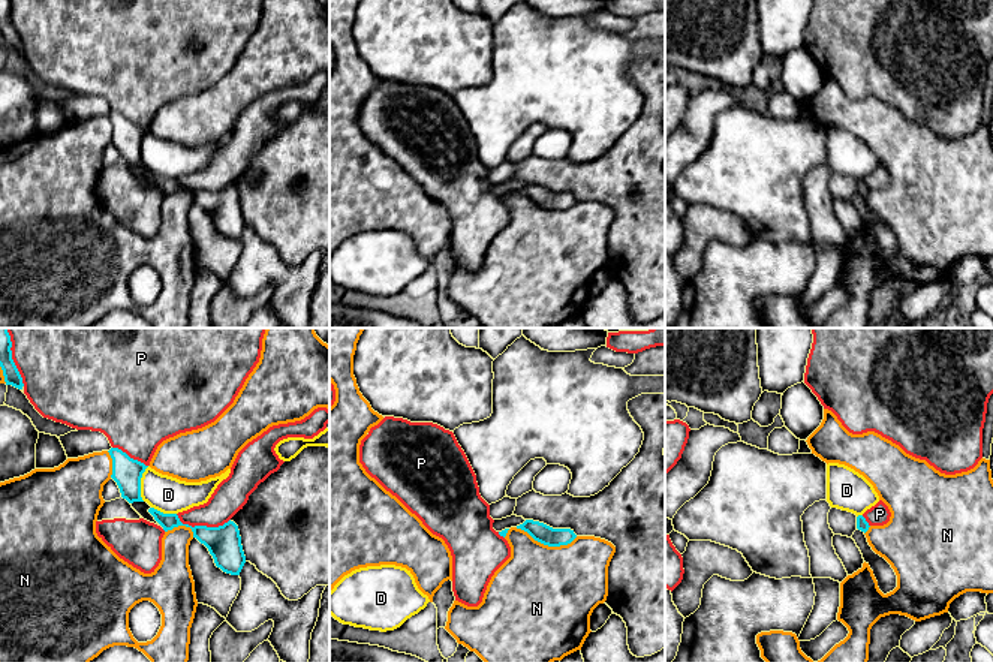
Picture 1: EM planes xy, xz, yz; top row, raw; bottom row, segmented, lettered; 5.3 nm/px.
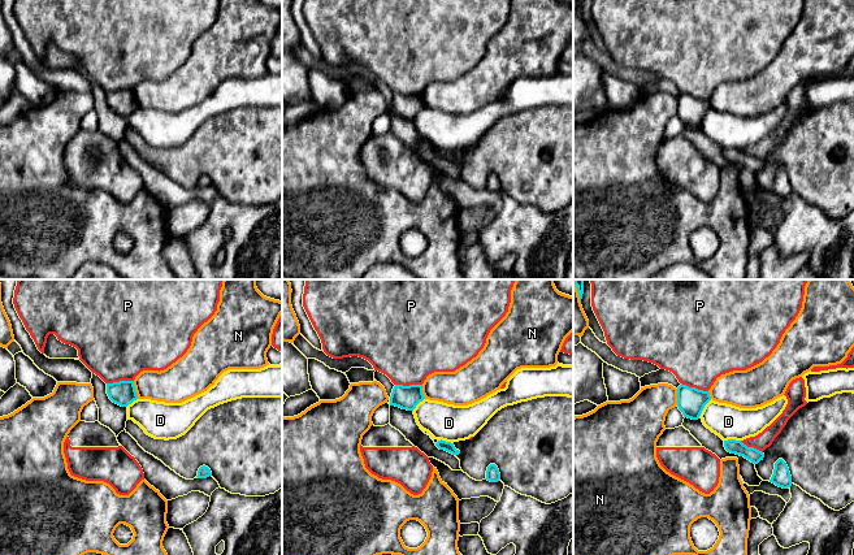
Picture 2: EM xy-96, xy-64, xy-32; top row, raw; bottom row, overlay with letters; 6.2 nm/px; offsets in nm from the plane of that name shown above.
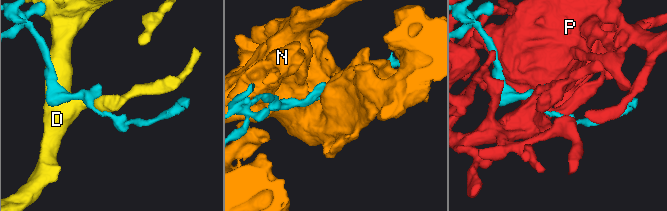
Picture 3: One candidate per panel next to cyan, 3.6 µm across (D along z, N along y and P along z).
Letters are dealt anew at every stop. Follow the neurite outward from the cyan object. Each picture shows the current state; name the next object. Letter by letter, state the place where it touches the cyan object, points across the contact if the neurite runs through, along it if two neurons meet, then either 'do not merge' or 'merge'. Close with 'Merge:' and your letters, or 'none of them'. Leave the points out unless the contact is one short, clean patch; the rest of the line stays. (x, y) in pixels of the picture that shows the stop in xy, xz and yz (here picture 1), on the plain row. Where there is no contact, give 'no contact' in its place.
D: xy (140, 149) | do not merge
N: xz (547, 208) | do not merge
P: xy (202, 190) | do not merge
Merge: none of them

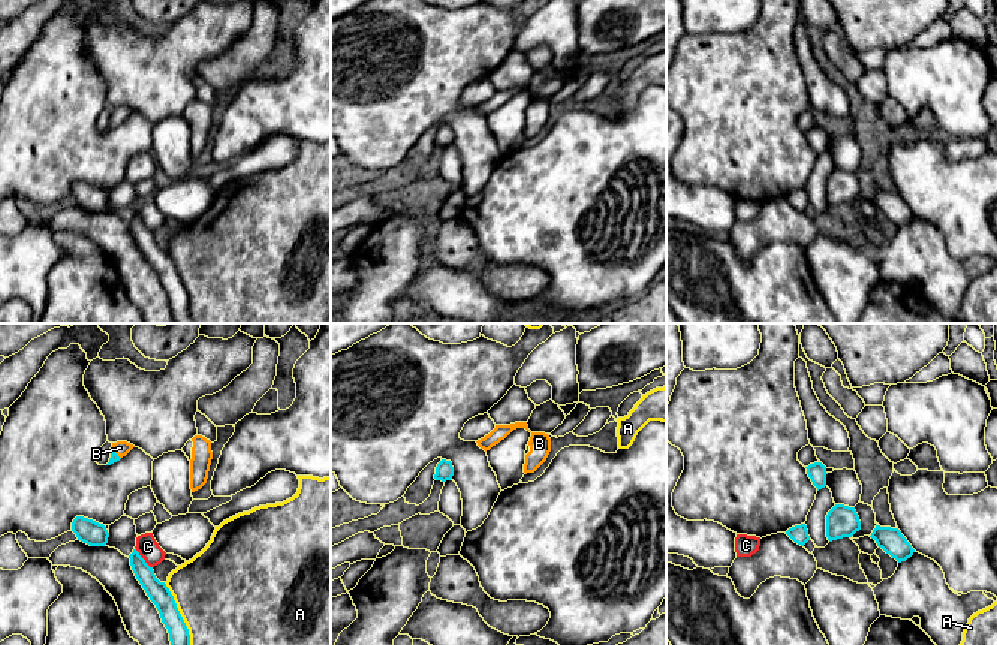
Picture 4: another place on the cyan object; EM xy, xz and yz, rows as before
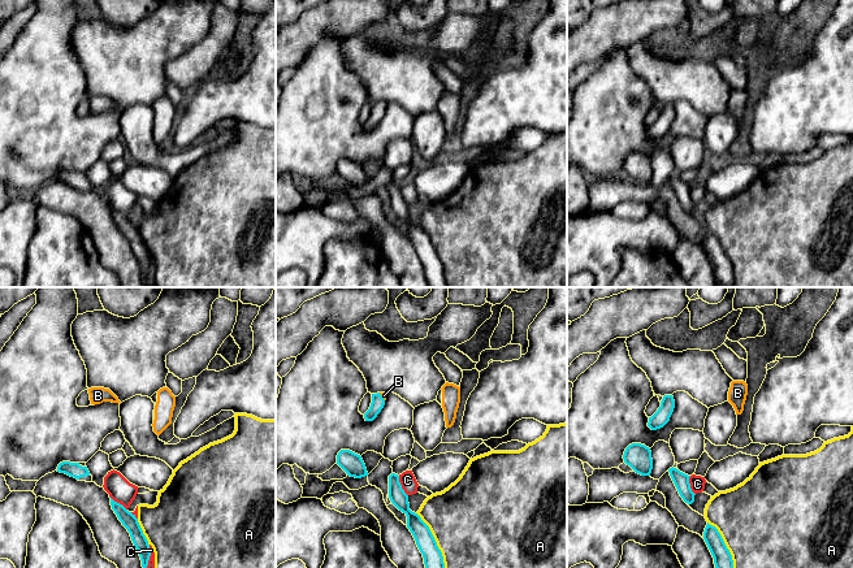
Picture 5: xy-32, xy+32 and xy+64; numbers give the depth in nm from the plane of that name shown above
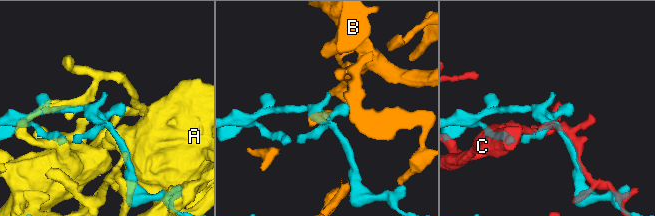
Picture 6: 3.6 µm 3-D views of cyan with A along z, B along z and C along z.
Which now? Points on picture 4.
A: xy (183, 285) | do not merge
B: xy (116, 118) | across xy (114, 121), (116, 118), (120, 112) | merge
C: xy (141, 222) | do not merge
Merge: B

